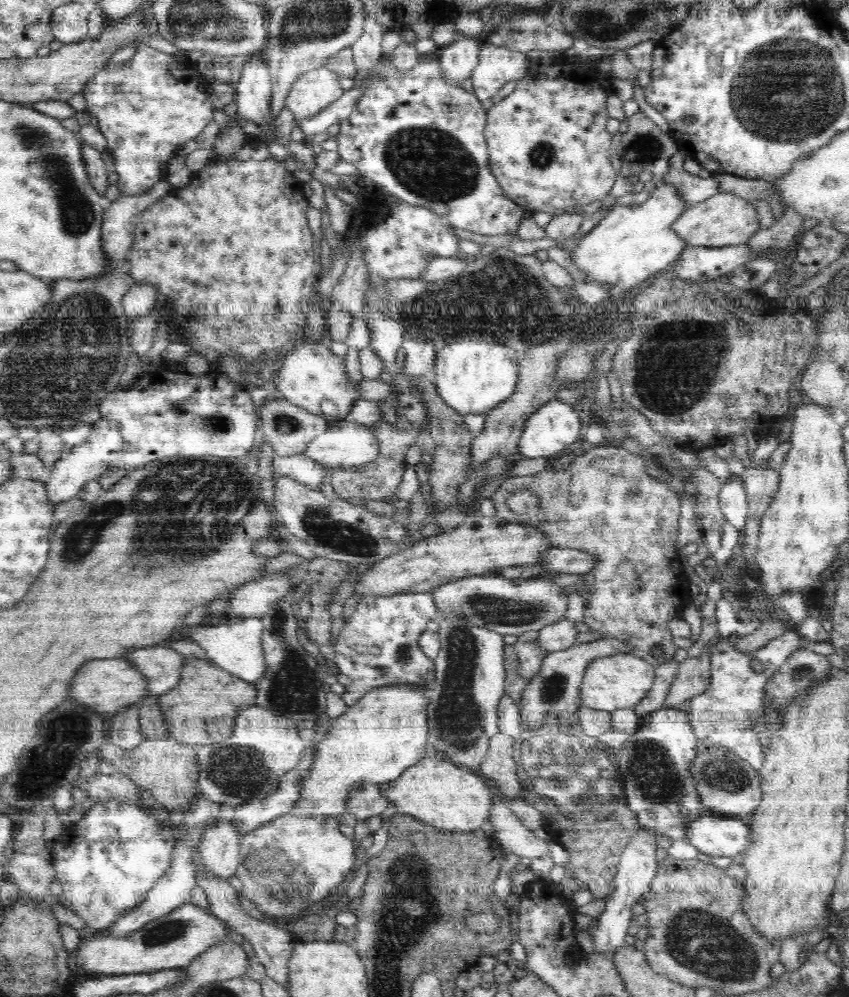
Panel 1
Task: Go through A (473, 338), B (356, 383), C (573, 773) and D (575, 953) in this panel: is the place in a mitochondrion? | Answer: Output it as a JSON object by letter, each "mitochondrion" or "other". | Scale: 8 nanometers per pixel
{"A":"mitochondrion","B":"other","C":"mitochondrion","D":"other"}

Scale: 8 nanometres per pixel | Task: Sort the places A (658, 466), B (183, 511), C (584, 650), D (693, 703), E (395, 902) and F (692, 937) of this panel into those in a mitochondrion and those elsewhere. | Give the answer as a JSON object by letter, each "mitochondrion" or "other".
{"A":"mitochondrion","B":"mitochondrion","C":"other","D":"other","E":"mitochondrion","F":"mitochondrion"}

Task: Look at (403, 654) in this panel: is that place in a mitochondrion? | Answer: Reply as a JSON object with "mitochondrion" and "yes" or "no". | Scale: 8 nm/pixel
{"mitochondrion":"yes"}

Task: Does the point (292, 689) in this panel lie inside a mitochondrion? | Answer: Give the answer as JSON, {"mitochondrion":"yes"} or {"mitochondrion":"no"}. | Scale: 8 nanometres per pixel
{"mitochondrion":"yes"}

